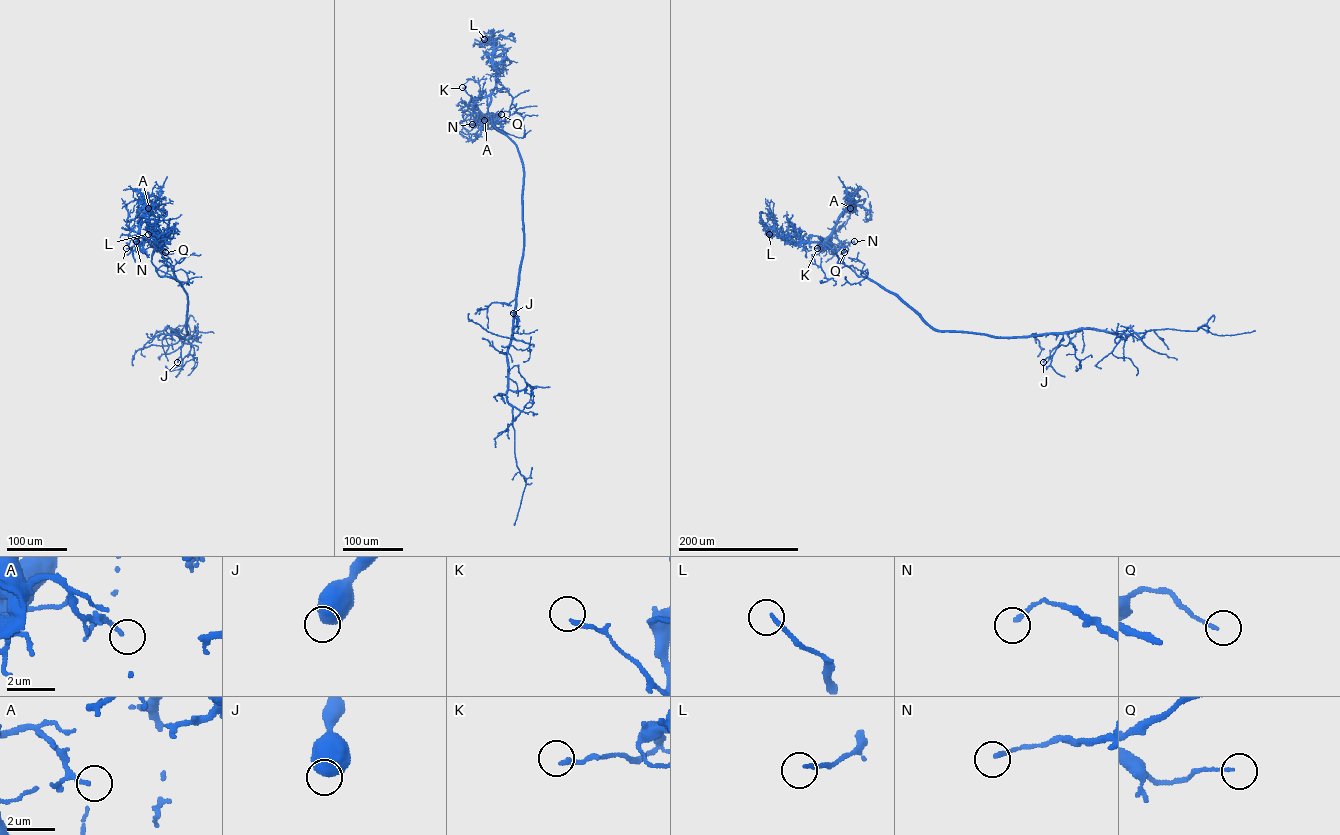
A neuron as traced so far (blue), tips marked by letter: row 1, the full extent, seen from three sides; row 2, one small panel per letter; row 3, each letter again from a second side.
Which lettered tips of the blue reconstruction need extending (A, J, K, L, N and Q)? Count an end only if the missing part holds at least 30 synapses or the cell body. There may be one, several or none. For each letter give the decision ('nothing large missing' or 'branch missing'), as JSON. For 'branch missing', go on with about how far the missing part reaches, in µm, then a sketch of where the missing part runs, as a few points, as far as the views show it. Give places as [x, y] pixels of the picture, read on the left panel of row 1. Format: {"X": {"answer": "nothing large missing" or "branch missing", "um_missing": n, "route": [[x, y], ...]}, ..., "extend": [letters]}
{"A": {"answer": "nothing large missing"}, "J": {"answer": "nothing large missing"}, "K": {"answer": "nothing large missing"}, "L": {"answer": "branch missing", "um_missing": 4}, "N": {"answer": "nothing large missing"}, "Q": {"answer": "nothing large missing"}, "extend": ["L"]}

